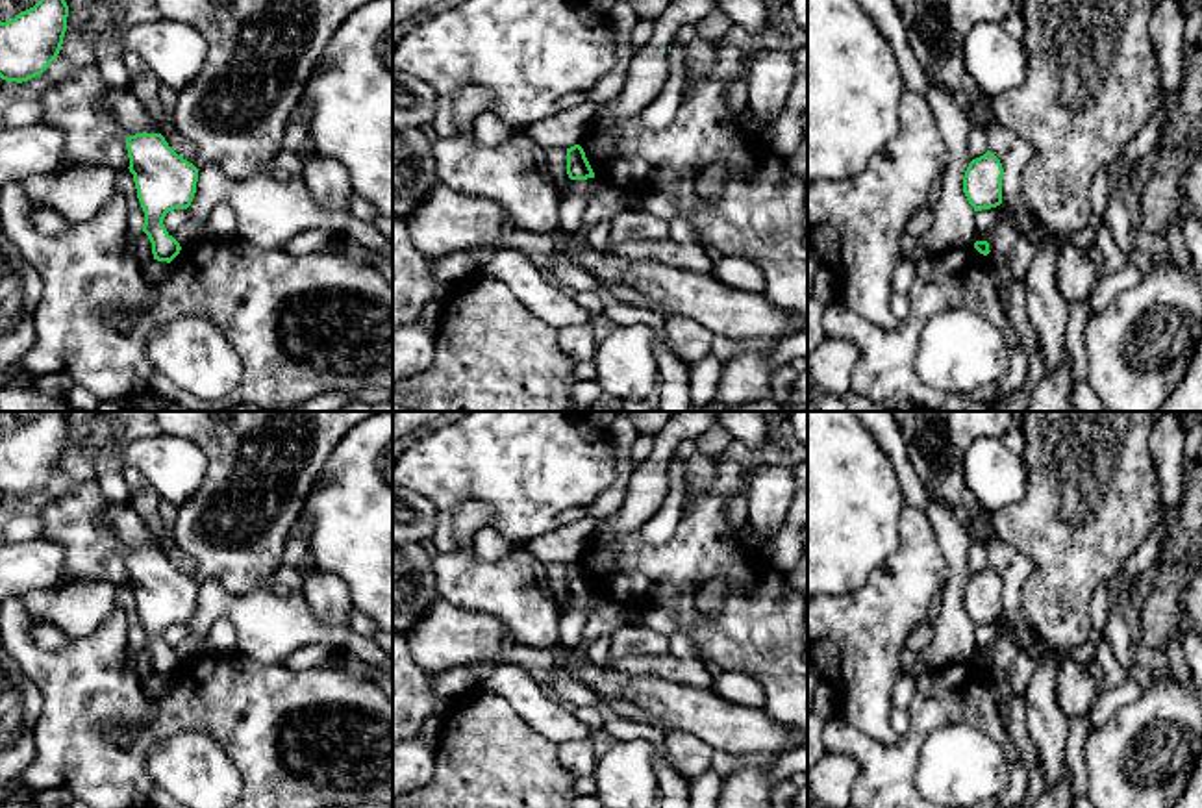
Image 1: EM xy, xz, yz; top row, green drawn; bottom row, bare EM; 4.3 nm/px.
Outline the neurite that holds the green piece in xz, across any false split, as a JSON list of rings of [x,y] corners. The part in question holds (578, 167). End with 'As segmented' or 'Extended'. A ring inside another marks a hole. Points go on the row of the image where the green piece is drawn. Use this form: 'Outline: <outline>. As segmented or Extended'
Outline: [[[580,145],[567,148],[567,174],[570,180],[587,180],[595,178],[595,172],[585,158],[585,152]]]. As segmented

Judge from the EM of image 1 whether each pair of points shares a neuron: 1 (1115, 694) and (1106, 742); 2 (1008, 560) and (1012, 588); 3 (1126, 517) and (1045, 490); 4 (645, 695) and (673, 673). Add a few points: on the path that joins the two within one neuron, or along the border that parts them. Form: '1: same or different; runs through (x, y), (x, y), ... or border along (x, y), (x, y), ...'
1: different; border along (1143, 692), (1091, 729)
2: same; runs through (1012, 568), (1012, 580)
3: same; runs through (1101, 517), (1073, 534), (1052, 516)
4: different; border along (621, 673), (652, 675), (706, 690)

